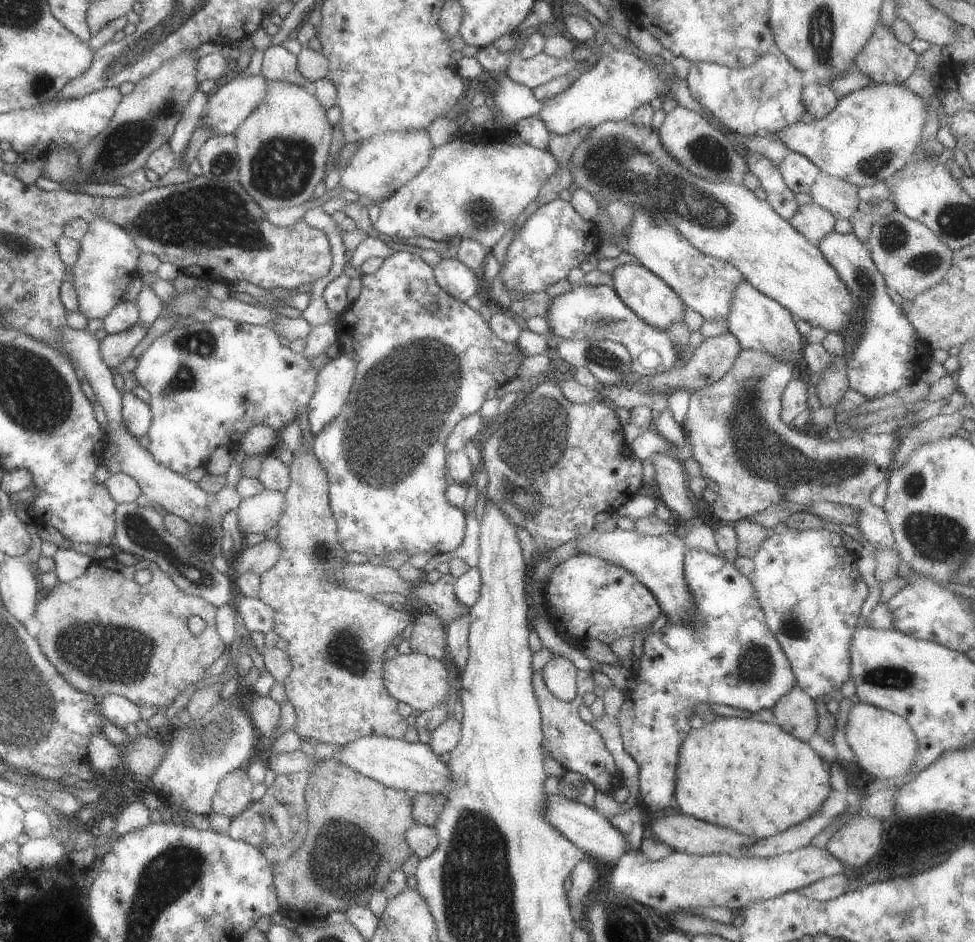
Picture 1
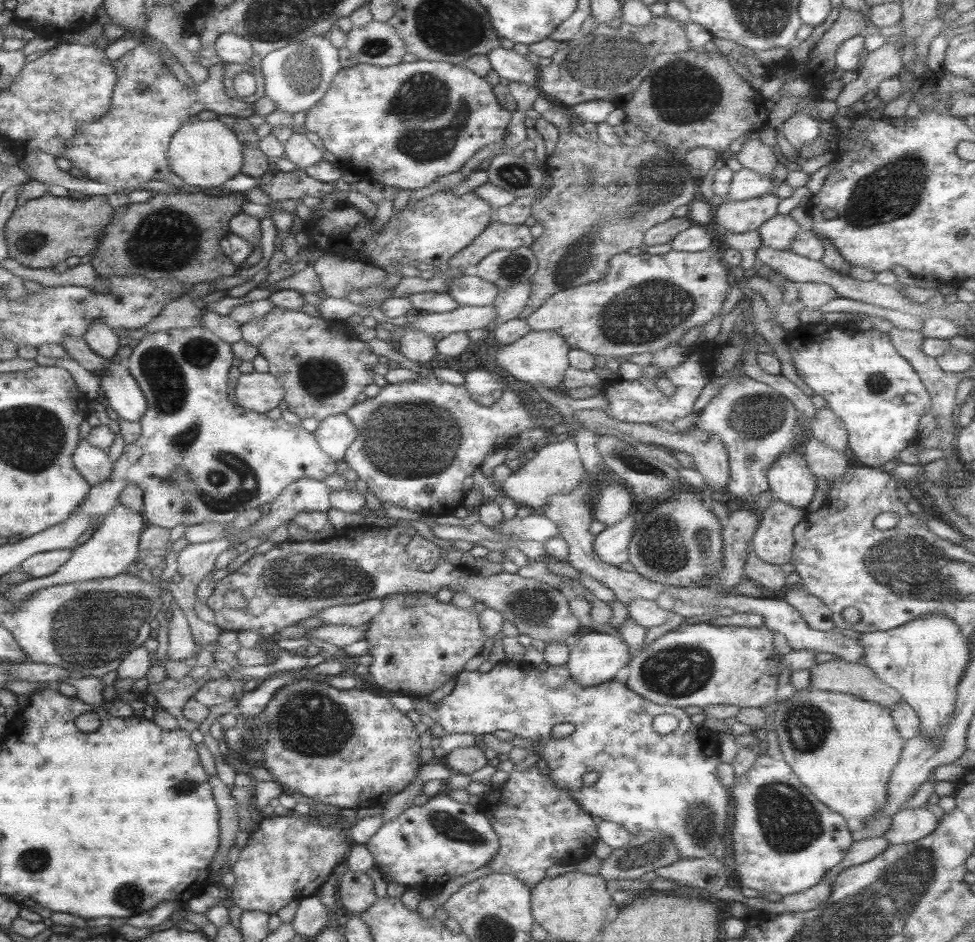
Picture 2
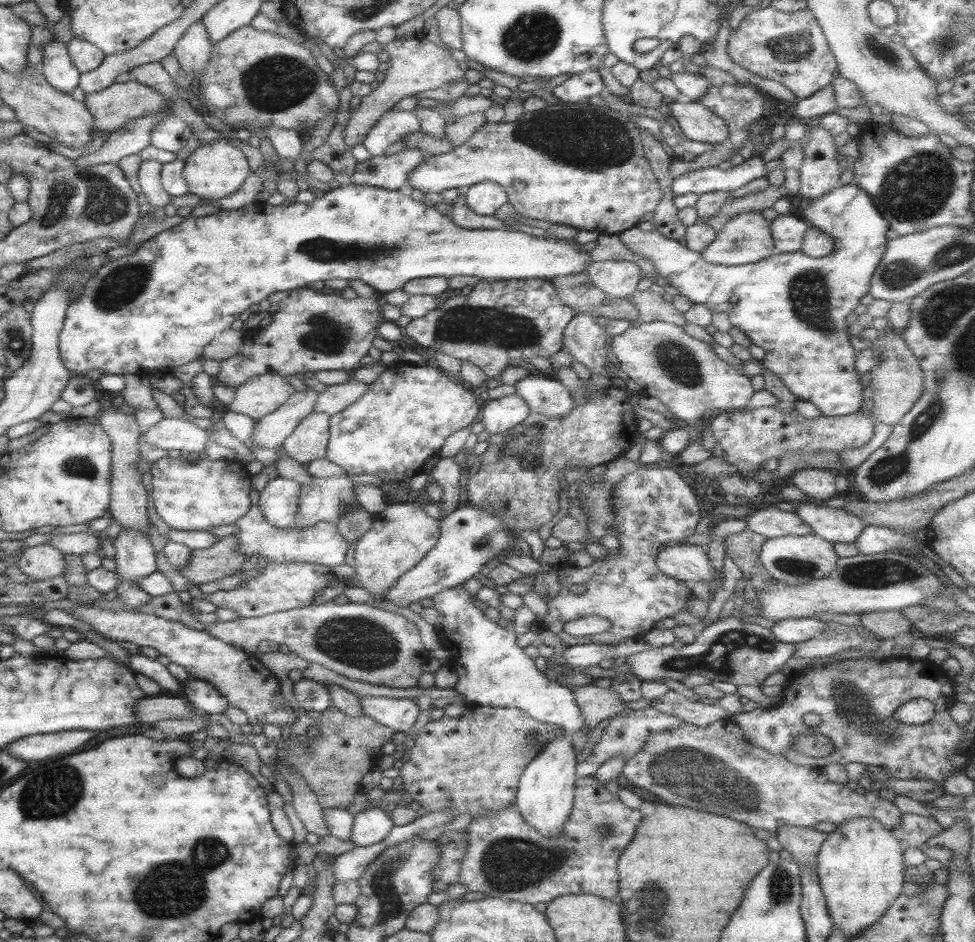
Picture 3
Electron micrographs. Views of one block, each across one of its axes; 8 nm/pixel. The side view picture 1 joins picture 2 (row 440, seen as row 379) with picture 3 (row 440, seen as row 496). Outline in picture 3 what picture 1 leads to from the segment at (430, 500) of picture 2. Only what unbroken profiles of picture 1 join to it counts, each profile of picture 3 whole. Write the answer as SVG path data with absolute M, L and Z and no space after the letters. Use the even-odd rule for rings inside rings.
M403 363L397 364L396 366L388 366L388 368L377 374L377 377L370 382L368 390L366 390L356 402L349 404L342 412L329 418L330 438L327 444L325 458L338 465L345 474L348 475L373 474L374 476L384 478L384 483L406 483L412 476L416 476L416 474L420 474L424 470L424 462L426 462L430 456L434 456L434 454L439 455L441 446L450 434L454 434L454 432L458 432L458 430L462 430L462 428L466 428L476 422L481 414L481 407L482 402L479 398L475 397L474 394L466 390L466 388L463 388L459 380L446 376L430 363L426 363L424 366L403 365Z

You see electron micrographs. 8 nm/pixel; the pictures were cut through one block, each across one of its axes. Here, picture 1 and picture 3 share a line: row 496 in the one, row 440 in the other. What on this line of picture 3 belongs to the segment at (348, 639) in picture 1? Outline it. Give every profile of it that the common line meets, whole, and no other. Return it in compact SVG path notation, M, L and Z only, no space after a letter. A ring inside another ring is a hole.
M312 412L303 418L281 444L283 454L304 466L313 460L325 458L330 438L329 418L322 412Z

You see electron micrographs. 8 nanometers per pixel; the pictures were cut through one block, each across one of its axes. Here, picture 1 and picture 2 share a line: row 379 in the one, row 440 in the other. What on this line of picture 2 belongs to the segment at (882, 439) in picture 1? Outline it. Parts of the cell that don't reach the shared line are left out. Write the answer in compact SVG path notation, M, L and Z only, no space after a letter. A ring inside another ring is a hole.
M738 370L738 373L740 378L732 379L726 383L720 393L716 394L712 401L698 413L694 428L706 431L708 435L716 435L724 443L726 451L729 451L729 479L726 490L729 494L734 494L737 497L749 497L769 490L768 467L792 442L799 412L794 403L784 399L770 386L746 377L742 371Z

